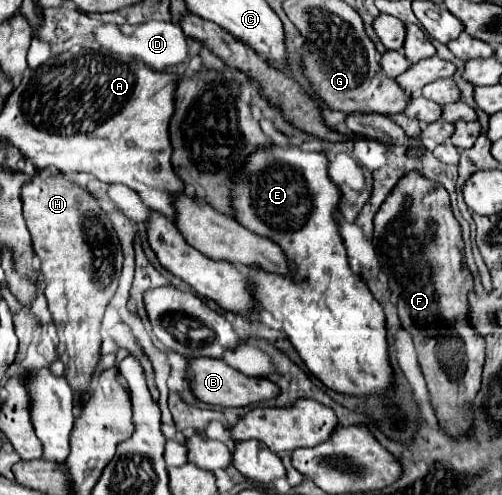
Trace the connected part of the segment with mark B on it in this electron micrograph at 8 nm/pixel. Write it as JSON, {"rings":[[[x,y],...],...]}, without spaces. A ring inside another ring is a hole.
{"rings":[[[194,357],[188,359],[188,365],[192,369],[192,395],[206,403],[206,405],[220,405],[220,407],[248,407],[252,403],[258,403],[262,399],[270,399],[278,393],[278,387],[260,377],[250,377],[244,375],[230,365],[226,365],[222,359],[208,359],[208,357]]]}

